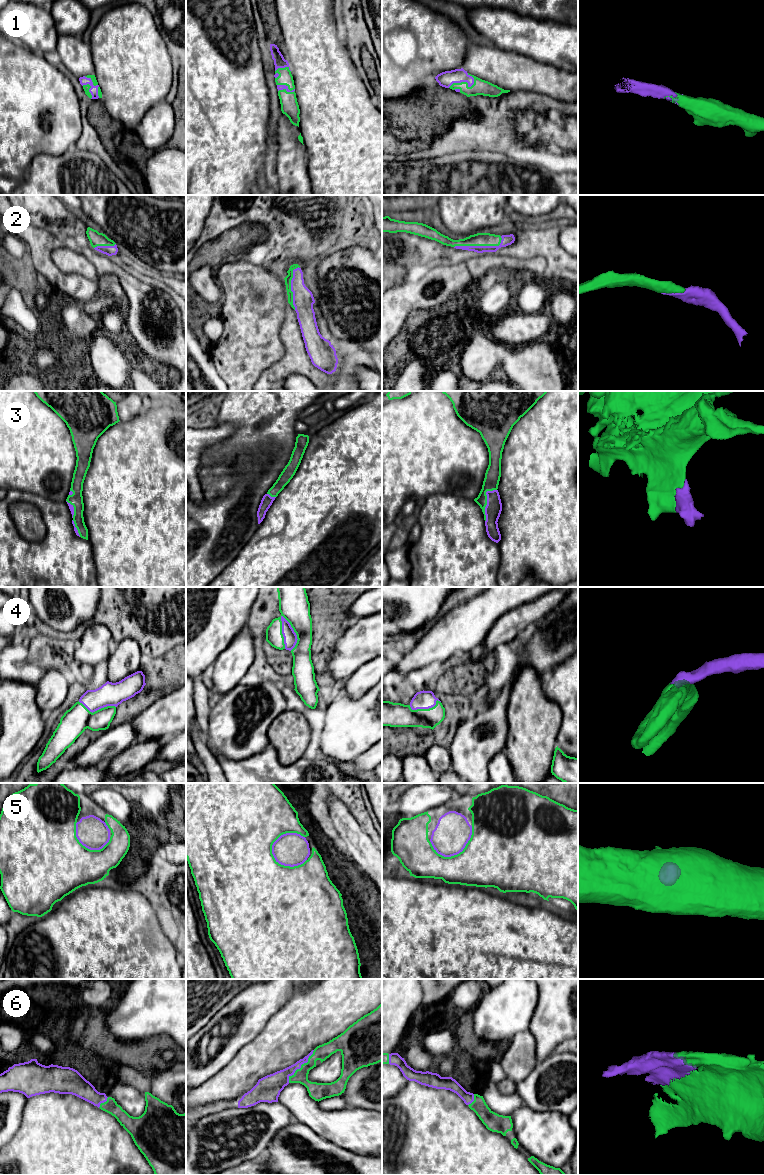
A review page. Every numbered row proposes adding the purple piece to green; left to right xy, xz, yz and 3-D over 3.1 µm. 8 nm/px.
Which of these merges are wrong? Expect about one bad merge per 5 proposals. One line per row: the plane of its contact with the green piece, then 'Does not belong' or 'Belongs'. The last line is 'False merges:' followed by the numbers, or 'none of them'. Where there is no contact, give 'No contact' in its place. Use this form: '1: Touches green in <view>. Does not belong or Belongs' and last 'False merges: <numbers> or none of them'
1: Touches green in yz. Belongs
2: Touches green in yz. Belongs
3: Touches green in yz. Belongs
4: Touches green in xz. Belongs
5: Touches green in xz. Belongs
6: Touches green in xz. Belongs
False merges: none of them

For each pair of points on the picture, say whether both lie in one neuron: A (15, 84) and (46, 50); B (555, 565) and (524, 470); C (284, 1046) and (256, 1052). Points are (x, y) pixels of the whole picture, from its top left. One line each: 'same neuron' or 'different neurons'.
A: different neurons
B: same neuron
C: same neuron

